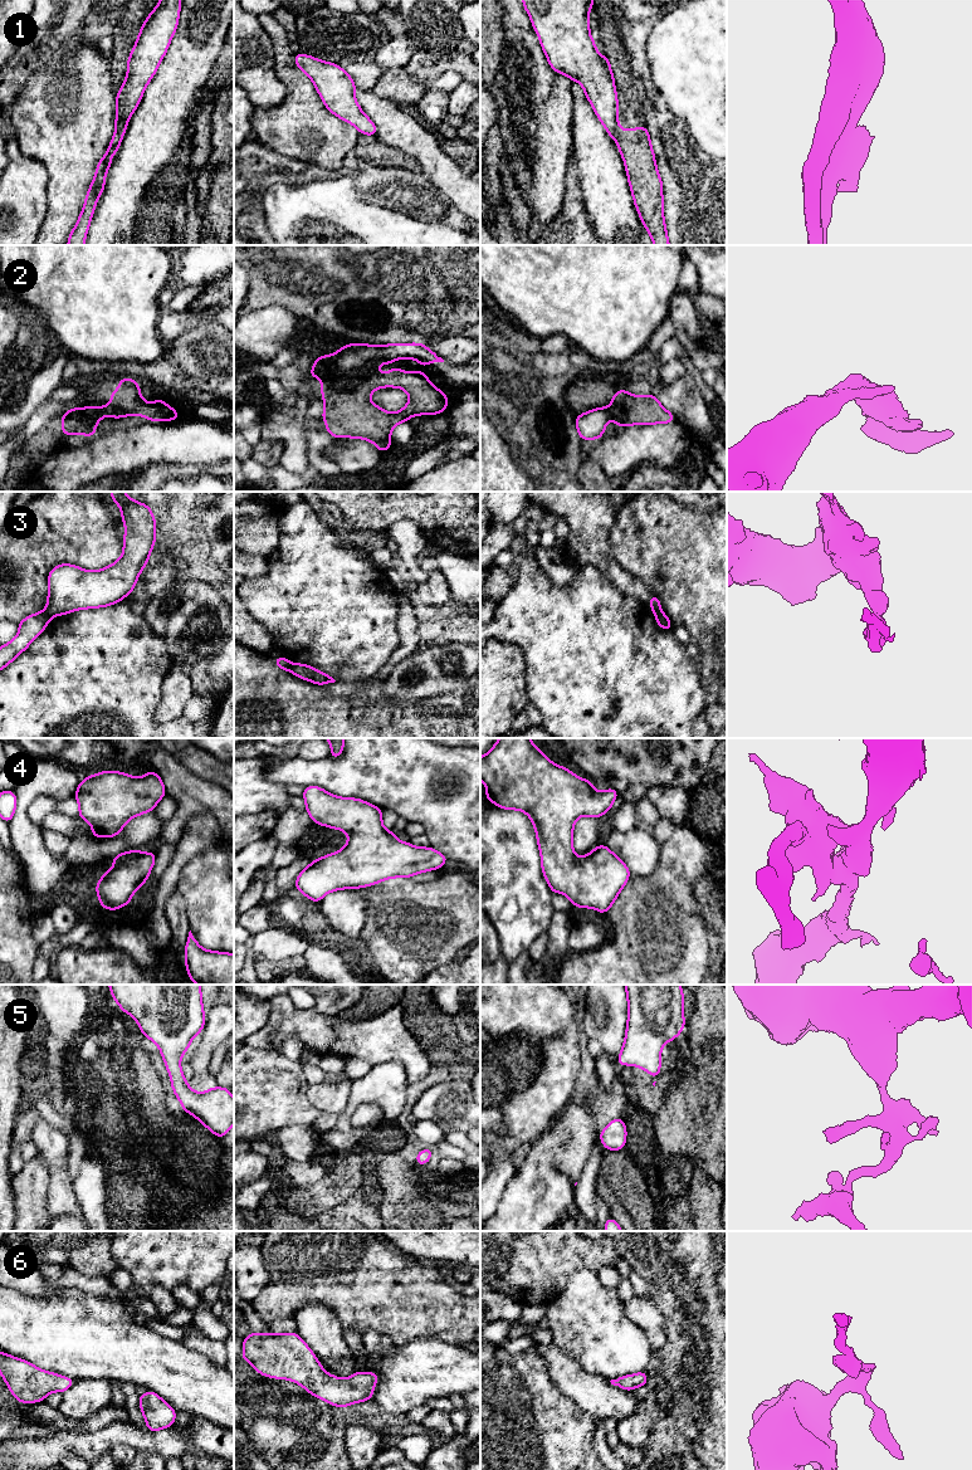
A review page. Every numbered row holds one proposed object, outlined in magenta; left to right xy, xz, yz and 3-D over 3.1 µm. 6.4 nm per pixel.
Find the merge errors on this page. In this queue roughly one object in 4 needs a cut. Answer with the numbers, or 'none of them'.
1, 2, 3

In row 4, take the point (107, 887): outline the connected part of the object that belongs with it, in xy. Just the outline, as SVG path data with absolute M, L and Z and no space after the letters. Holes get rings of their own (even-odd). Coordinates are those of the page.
M140 849L109 858L114 866L98 880L96 892L102 908L116 910L131 903L131 897L148 879L156 853Z

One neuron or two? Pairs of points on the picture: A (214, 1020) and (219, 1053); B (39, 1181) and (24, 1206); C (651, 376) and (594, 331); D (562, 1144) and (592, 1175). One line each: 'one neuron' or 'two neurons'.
A: two neurons
B: one neuron
C: two neurons
D: two neurons

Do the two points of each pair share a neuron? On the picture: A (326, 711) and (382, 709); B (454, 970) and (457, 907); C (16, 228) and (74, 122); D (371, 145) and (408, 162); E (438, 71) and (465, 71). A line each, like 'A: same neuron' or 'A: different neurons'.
A: different neurons
B: different neurons
C: different neurons
D: same neuron
E: same neuron

